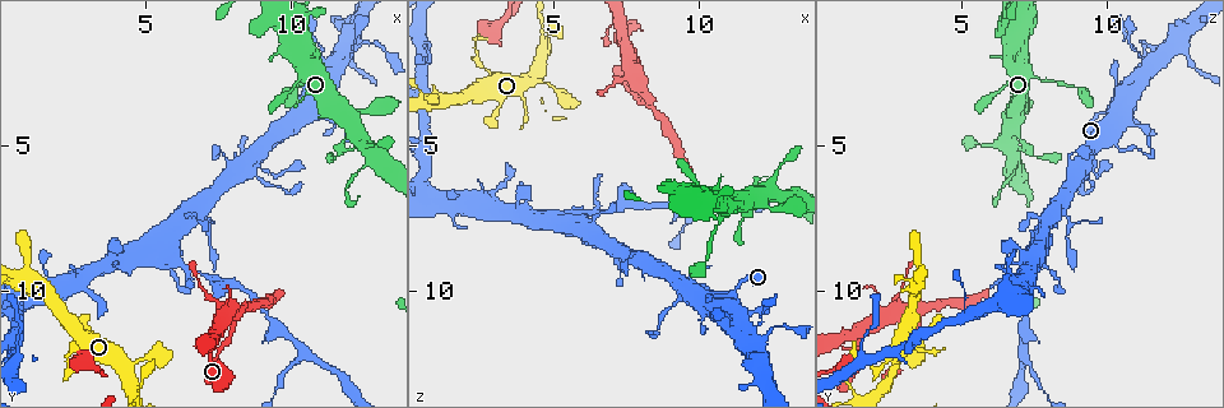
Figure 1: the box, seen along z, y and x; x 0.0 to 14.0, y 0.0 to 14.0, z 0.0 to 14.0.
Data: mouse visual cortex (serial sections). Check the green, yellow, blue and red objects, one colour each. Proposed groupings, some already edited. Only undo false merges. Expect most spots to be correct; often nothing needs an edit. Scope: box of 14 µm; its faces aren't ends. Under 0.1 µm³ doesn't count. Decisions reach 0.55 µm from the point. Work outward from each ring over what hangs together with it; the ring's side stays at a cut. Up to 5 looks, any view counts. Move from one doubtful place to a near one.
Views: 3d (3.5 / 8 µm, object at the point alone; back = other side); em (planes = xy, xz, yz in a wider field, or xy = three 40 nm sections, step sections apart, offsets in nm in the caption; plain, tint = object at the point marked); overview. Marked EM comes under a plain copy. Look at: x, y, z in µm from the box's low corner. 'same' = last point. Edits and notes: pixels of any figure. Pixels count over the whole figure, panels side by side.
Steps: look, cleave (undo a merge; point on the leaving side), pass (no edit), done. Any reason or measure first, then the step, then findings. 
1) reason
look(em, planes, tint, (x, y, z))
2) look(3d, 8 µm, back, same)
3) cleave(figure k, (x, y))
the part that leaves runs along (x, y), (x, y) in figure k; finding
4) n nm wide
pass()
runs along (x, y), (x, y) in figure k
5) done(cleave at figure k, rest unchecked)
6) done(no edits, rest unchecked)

branch point
look(3d, 3.5 µm, back, (8.1, 10.9, 3.2))

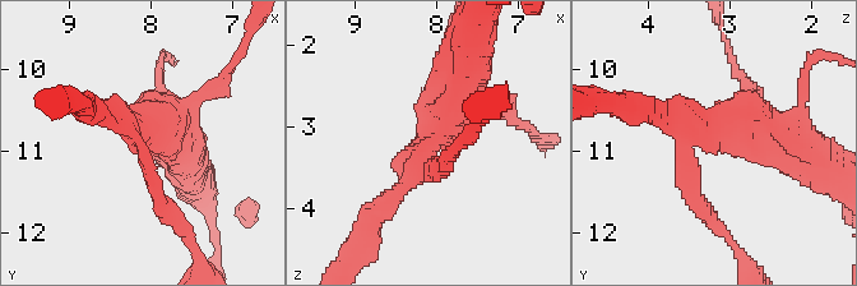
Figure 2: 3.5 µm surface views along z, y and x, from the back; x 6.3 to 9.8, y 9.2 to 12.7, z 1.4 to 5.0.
need the tissue
look(em, planes, tint, (8.10, 10.80, 3.30))

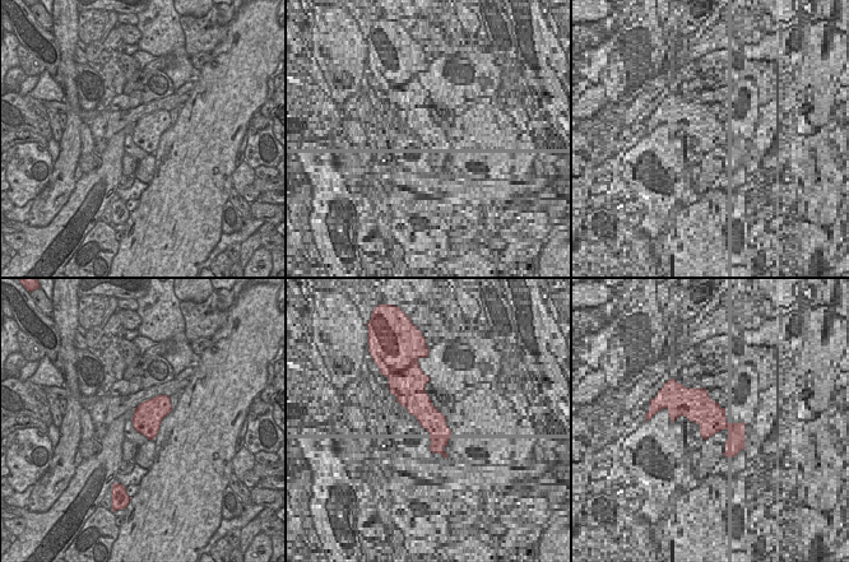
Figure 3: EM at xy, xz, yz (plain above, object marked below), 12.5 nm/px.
arms of 200, 200, 500 nm
pass()
runs along (461, 86), (410, 180), (378, 213) in figure 2; all the same cell

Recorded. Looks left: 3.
branch point
look(3d, 8 µm, (10.3, 12.0, 7.1))

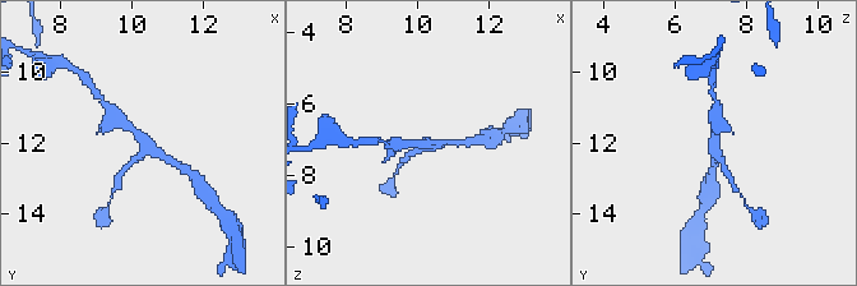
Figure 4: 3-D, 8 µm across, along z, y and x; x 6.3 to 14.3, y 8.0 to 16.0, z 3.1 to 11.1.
look(3d, 3.5 µm, (10.4, 12.0, 7.1))

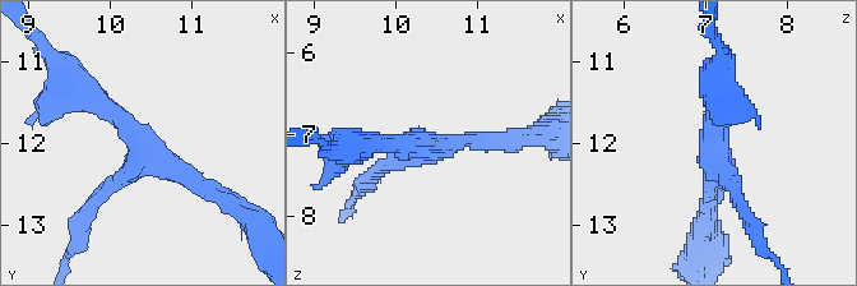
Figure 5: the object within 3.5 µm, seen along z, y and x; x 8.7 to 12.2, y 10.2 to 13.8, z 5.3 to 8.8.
shape alone is not enough
look(em, planes, tint, (10.40, 12.05, 7.10))

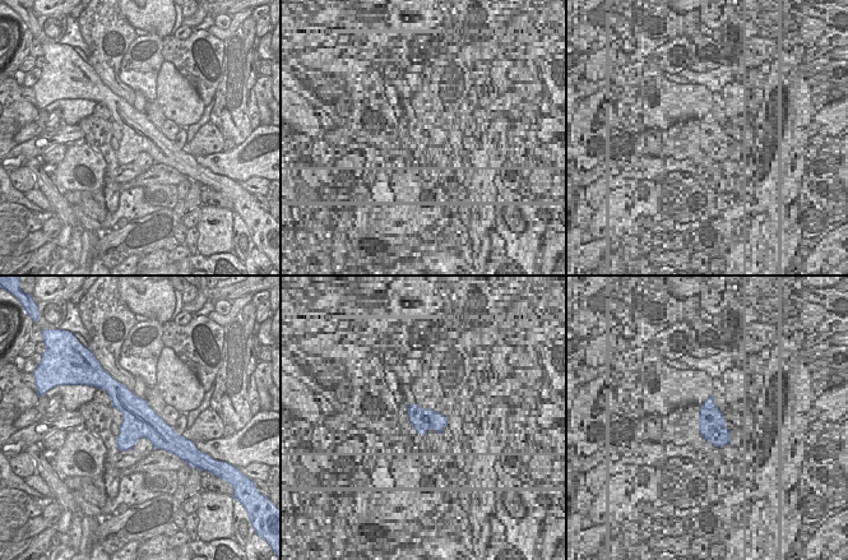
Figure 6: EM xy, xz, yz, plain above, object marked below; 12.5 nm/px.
arms of 200, 250, 250 nm
pass()
one cell here

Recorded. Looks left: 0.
done(no edits, rest unchecked)

